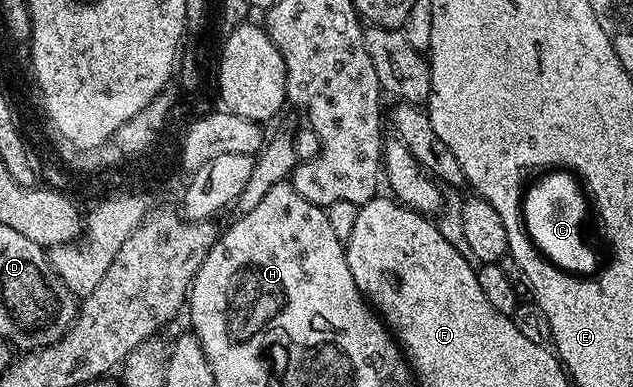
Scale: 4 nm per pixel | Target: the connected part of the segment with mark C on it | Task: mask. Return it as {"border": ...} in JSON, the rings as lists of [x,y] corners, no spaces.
{"border":[[[551,169],[540,175],[543,176],[532,187],[530,184],[526,188],[522,198],[521,219],[527,233],[536,248],[556,267],[584,277],[590,276],[600,266],[591,231],[587,228],[587,222],[593,219],[592,200],[570,170]]]}

